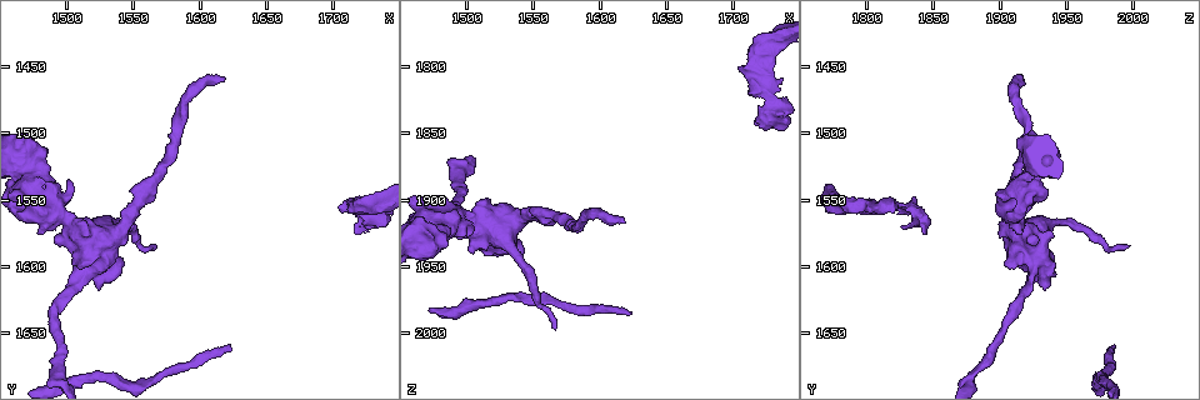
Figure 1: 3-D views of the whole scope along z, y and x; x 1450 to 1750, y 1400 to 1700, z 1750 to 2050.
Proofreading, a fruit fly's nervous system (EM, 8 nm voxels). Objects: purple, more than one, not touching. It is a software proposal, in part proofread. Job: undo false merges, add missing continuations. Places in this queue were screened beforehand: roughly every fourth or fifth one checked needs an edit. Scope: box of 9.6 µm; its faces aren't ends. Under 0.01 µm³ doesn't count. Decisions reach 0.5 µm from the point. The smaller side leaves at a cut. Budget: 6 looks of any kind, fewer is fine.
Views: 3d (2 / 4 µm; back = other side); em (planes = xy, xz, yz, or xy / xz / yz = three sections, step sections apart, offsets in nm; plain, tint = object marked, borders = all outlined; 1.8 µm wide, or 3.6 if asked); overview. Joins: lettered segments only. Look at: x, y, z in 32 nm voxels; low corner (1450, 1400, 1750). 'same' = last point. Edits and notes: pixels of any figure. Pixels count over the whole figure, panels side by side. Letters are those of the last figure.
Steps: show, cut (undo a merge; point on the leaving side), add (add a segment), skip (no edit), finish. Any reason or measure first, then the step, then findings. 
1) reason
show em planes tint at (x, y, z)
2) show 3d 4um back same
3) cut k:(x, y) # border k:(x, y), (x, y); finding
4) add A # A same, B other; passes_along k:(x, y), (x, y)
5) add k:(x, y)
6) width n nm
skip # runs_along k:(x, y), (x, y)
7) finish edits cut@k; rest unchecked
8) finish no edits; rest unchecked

an open end
show 3d 2um at (1704, 1556, 1800)

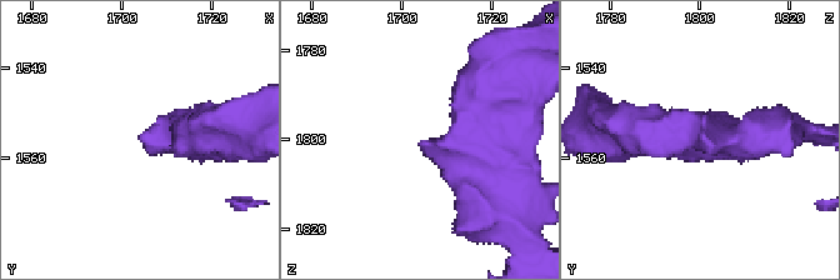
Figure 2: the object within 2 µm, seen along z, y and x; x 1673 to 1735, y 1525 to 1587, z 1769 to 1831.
now the EM
show em 3.6um xy step 4 borders at (1705, 1555, 1800)

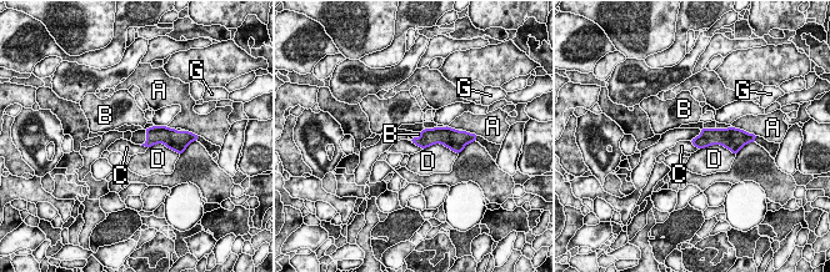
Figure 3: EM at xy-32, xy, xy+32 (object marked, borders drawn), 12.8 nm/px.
skip # A other, B other, C other, D other, G other; no lettered segment goes on from it

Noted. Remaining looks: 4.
free end
show em xy step 8 tint at (1624, 1662, 1986)

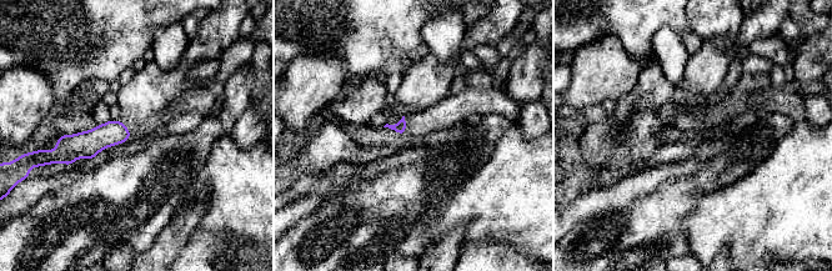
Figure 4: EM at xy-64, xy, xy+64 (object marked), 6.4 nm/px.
show em planes borders same

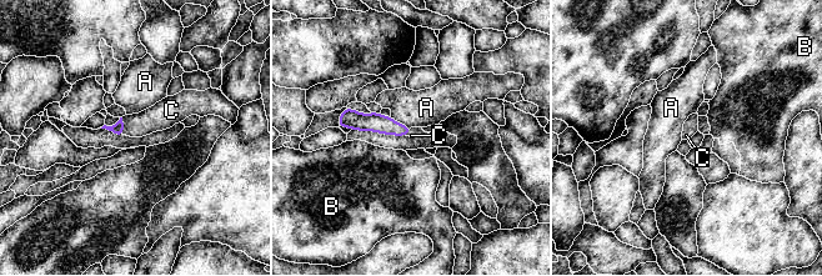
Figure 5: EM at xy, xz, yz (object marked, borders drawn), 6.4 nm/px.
add C # A other, B other, C same; passes_along 5:(118, 129), (123, 126), (160, 116); it goes on there

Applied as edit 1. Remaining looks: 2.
narrows sharply
show em 3.6um planes borders at (1500, 1564, 1912)

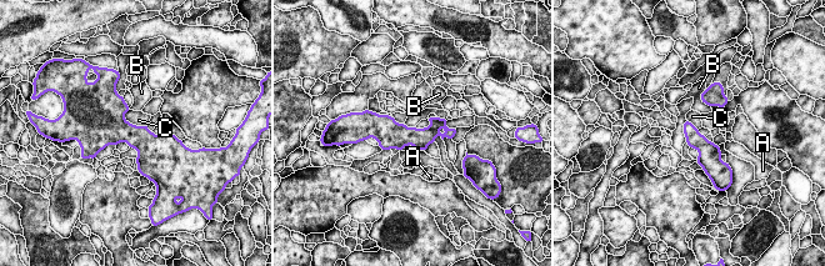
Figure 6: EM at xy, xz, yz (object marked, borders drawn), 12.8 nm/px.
skip # A other, B other, C other; border 6:(123, 116), (133, 124), (146, 125); continuous, no second cell

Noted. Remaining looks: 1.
finish edits add@5; rest unchecked

